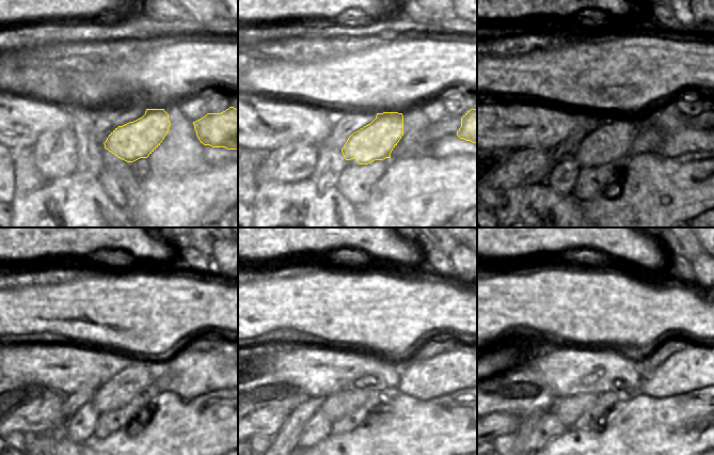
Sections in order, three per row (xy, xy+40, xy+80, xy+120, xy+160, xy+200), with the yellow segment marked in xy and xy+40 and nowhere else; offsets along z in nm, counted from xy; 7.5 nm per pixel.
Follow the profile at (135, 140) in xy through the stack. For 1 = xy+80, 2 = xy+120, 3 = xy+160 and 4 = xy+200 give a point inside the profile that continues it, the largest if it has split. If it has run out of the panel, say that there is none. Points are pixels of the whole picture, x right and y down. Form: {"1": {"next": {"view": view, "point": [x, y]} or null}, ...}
{"1": {"next": {"view": "xy+80", "point": [612, 141]}}, "2": {"next": {"view": "xy+120", "point": [133, 379]}}, "3": {"next": {"view": "xy+160", "point": [361, 394]}}, "4": {"next": {"view": "xy+200", "point": [589, 395]}}}

